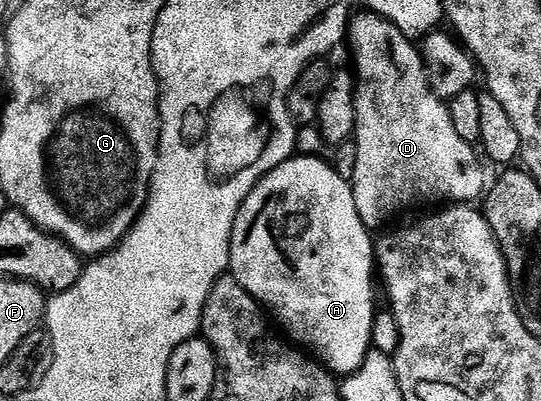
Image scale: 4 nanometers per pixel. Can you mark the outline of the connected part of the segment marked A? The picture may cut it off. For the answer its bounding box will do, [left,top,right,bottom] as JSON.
[230,154,377,377]

